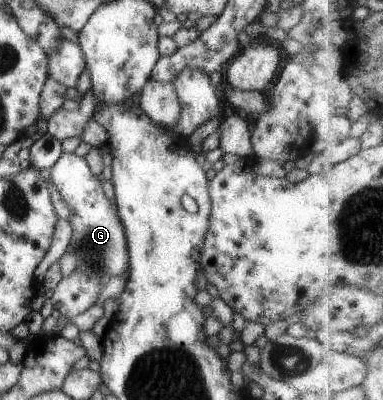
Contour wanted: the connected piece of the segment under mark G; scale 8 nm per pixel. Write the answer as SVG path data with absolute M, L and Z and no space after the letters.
M63 153L49 171L50 181L59 191L63 202L75 212L69 220L73 227L70 242L77 244L75 250L80 254L75 271L101 273L102 284L105 286L111 276L125 272L130 264L126 234L113 214L111 202L105 196L101 186L102 177L95 176L86 158L75 153Z

